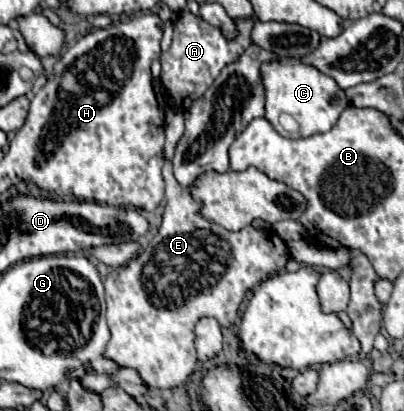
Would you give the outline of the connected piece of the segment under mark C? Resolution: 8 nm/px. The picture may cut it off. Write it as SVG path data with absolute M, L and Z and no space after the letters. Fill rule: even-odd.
M282 58L282 62L270 62L270 64L264 64L262 66L262 80L264 80L264 86L266 86L266 120L286 138L306 138L306 136L312 136L312 134L320 134L320 132L328 132L336 126L340 114L346 110L348 106L348 100L346 100L346 94L340 86L336 86L336 82L332 82L332 78L320 74L316 68L312 66L304 66L298 58ZM280 114L288 114L292 116L298 124L300 124L300 130L296 134L292 132L286 132L284 126L280 124Z

